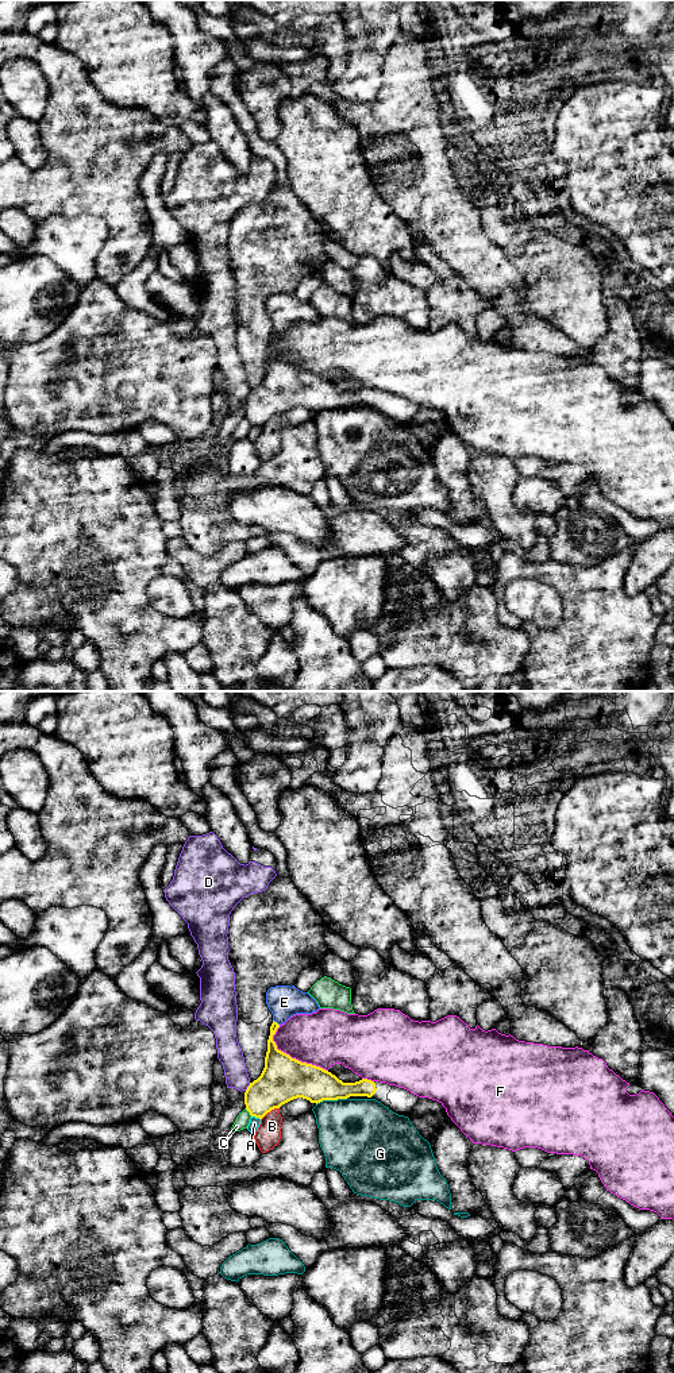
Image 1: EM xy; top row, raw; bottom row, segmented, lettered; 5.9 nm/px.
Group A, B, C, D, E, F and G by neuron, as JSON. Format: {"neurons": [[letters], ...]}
{"neurons": [["A"], ["B"], ["C"], ["D"], ["E"], ["F"], ["G"]]}

